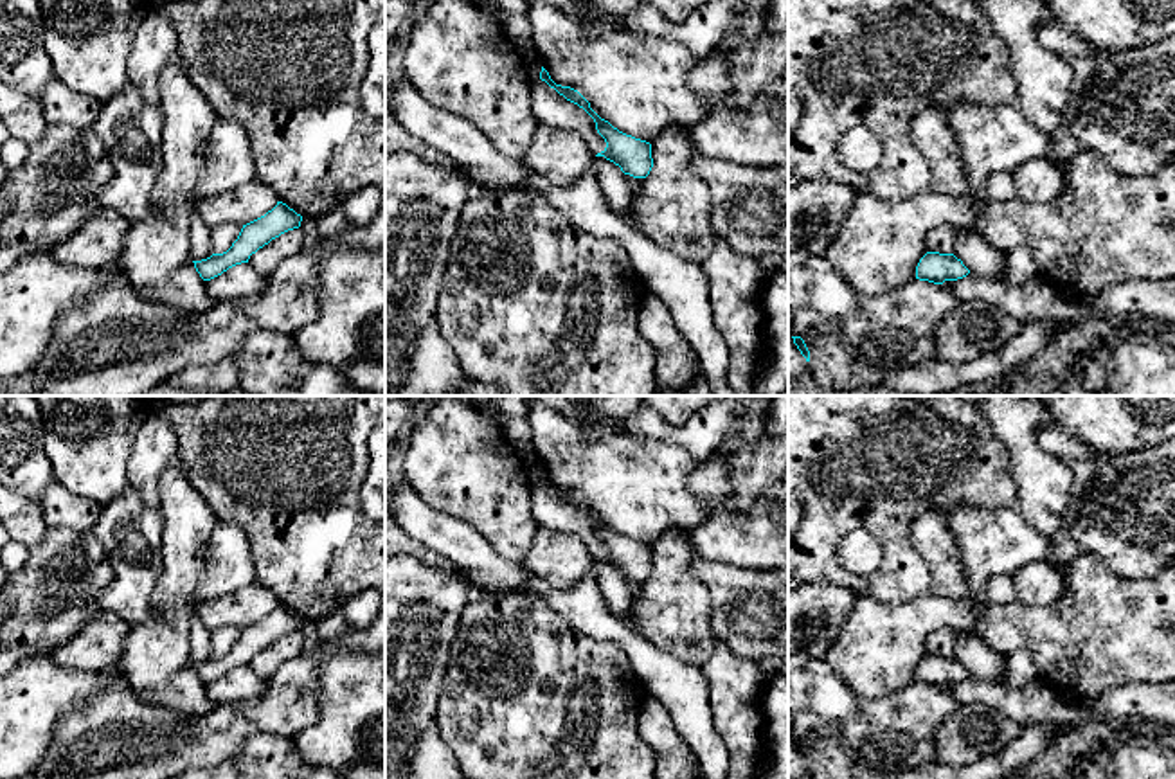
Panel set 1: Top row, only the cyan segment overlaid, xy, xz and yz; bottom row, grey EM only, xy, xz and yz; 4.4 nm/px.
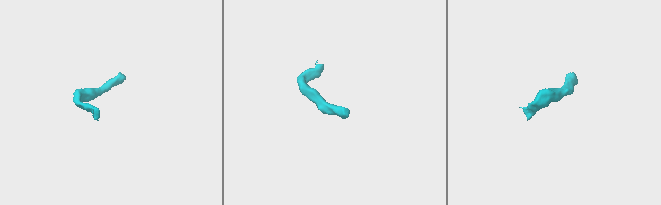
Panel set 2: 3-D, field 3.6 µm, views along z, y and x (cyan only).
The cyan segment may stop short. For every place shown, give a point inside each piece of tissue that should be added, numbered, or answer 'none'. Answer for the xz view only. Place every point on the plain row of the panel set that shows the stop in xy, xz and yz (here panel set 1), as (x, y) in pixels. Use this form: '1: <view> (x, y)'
none

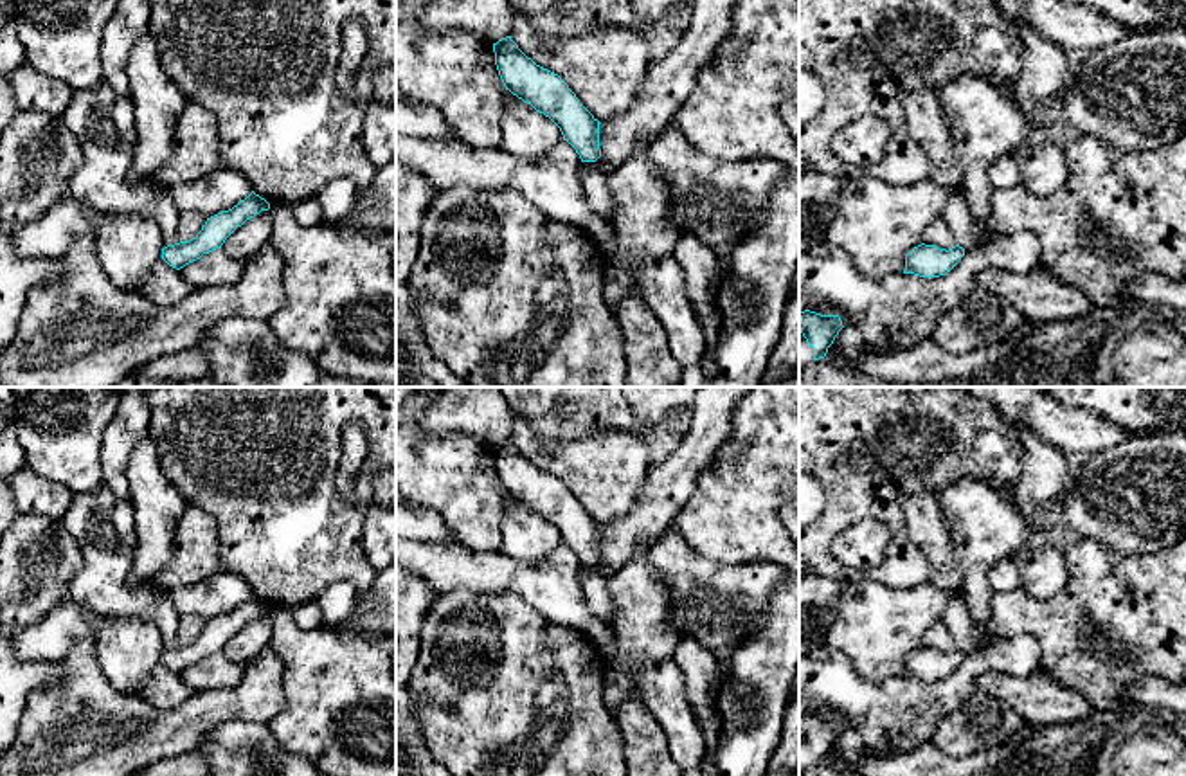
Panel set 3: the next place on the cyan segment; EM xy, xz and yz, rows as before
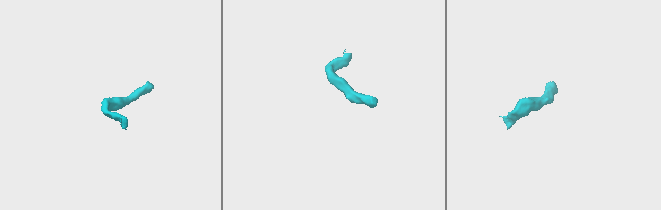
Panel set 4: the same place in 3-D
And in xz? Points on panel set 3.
none

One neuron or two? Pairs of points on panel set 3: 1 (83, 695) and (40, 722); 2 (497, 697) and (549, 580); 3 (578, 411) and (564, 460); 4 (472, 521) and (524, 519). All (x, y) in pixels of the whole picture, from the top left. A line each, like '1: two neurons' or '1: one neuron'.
1: one neuron
2: two neurons
3: two neurons
4: two neurons

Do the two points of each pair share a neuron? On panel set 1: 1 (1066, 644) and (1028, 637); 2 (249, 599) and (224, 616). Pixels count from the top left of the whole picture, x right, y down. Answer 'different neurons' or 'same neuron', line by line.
1: same neuron
2: same neuron

